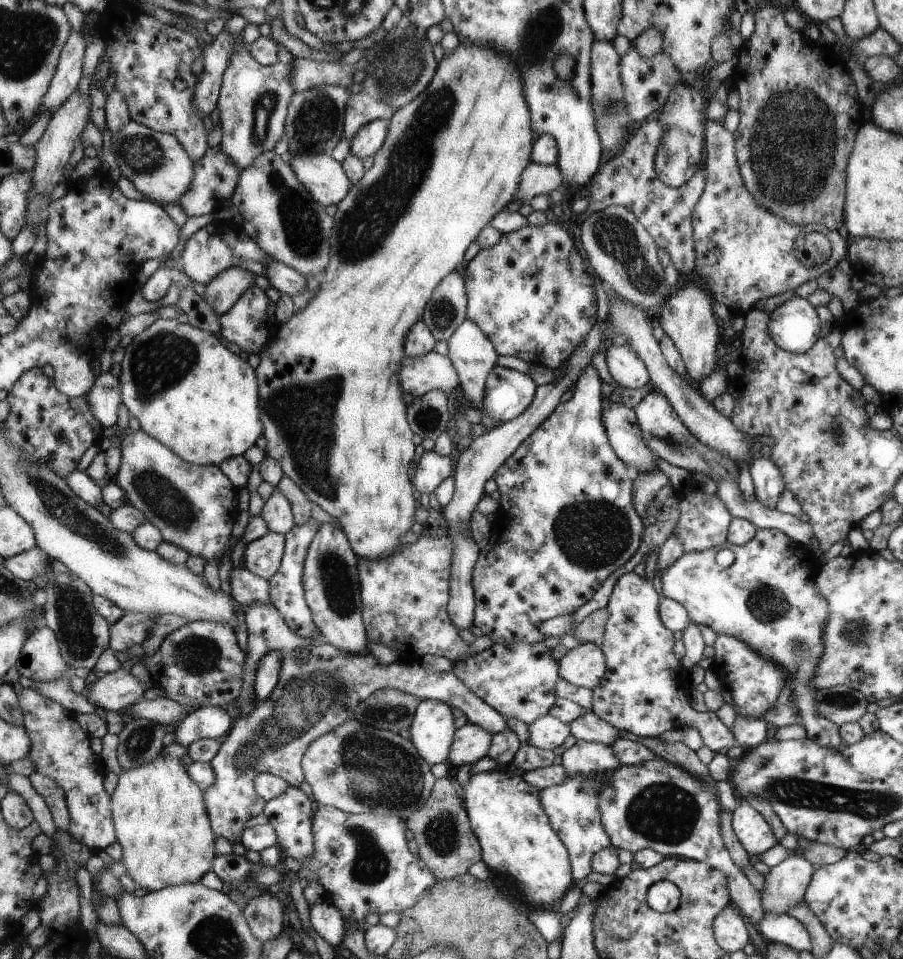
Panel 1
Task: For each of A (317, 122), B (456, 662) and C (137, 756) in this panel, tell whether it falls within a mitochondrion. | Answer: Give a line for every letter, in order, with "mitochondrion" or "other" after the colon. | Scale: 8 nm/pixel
A: mitochondrion
B: other
C: mitochondrion

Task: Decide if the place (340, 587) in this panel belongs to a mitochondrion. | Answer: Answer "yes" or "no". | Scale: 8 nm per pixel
yes

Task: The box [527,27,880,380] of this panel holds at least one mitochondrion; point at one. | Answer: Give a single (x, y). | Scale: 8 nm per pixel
(778, 185)

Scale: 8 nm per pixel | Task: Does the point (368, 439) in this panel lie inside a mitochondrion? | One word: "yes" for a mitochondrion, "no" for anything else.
no

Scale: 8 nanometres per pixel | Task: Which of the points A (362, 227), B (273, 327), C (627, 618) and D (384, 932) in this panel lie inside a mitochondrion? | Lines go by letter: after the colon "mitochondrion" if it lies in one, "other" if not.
A: mitochondrion
B: other
C: mitochondrion
D: other

